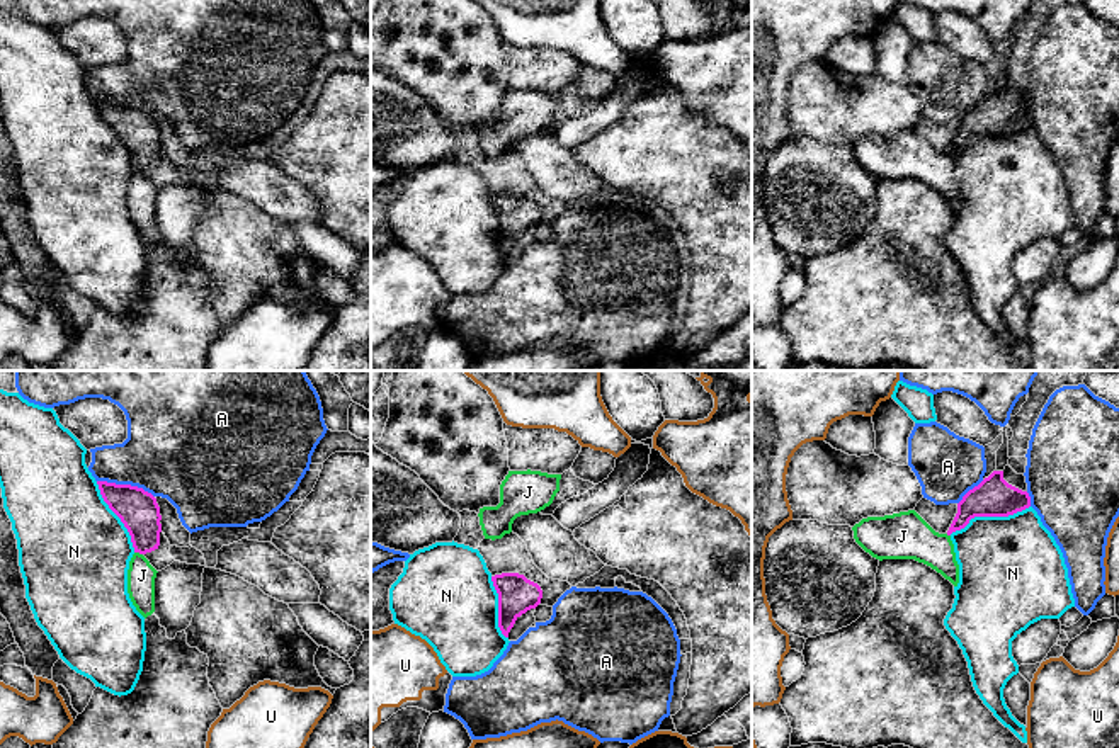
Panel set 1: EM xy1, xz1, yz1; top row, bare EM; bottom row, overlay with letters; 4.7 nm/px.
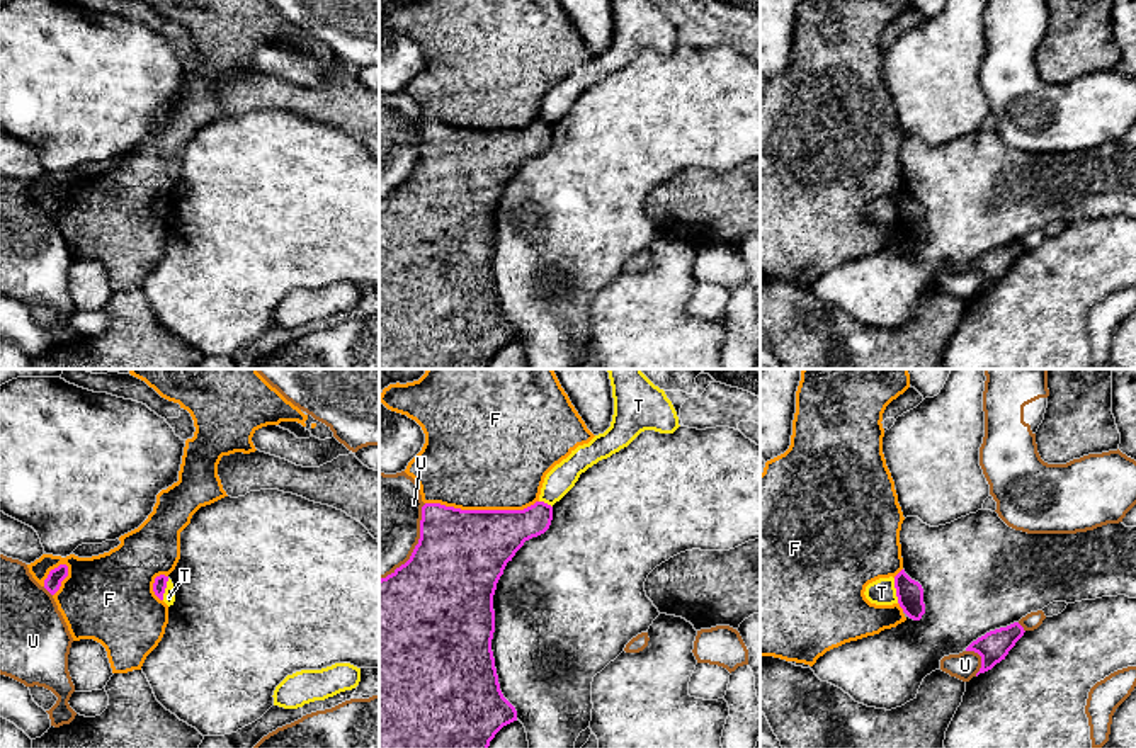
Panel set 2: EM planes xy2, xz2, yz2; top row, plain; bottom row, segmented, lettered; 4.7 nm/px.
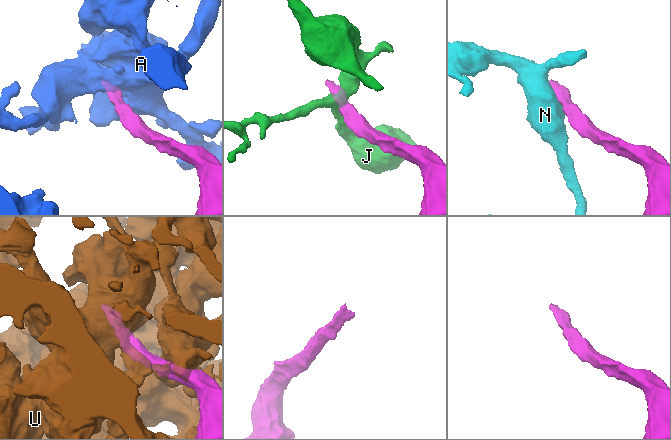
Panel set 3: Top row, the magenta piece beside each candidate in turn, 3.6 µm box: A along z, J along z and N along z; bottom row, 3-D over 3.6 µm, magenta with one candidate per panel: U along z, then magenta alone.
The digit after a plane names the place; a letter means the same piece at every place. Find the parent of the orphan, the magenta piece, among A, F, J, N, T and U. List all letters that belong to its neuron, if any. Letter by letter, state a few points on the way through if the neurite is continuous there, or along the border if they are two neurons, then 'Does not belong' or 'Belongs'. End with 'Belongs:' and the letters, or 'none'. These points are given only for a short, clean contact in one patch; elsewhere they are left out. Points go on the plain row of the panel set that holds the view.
A: Does not belong
F: Does not belong
J: Boundary: xy1 (135, 170), (142, 174). Does not belong
N: Does not belong
T: Boundary: yz2 (893, 198), (898, 221). Does not belong
U: Does not belong
Belongs: none

